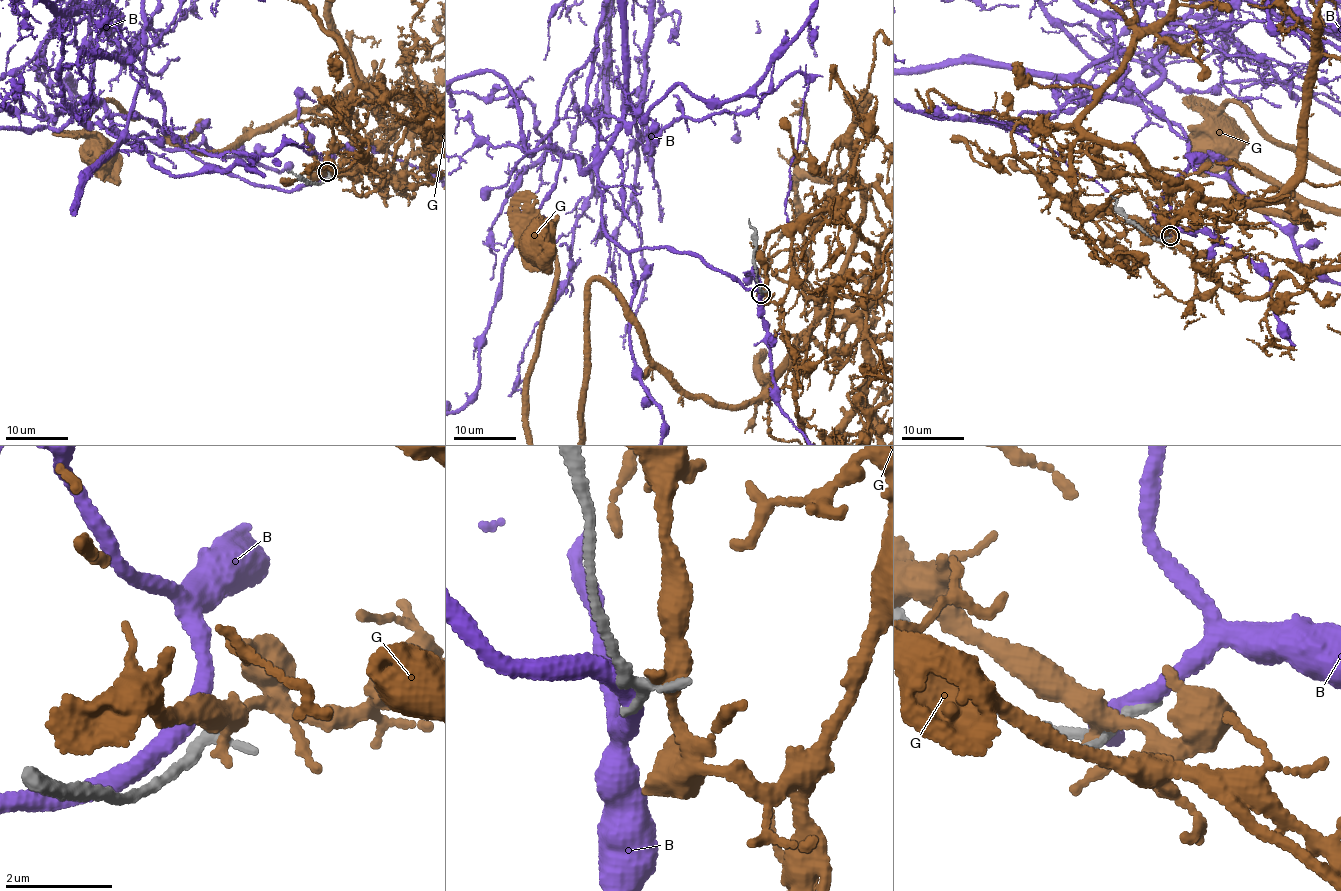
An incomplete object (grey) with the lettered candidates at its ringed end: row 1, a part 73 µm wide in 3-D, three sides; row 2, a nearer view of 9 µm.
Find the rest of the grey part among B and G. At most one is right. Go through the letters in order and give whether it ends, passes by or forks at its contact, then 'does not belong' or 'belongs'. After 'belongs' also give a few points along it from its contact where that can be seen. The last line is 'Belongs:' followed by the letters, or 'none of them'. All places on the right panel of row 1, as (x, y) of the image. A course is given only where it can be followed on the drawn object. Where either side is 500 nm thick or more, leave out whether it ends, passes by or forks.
B: it passes by | does not belong
G: it passes by | does not belong
Belongs: none of them

